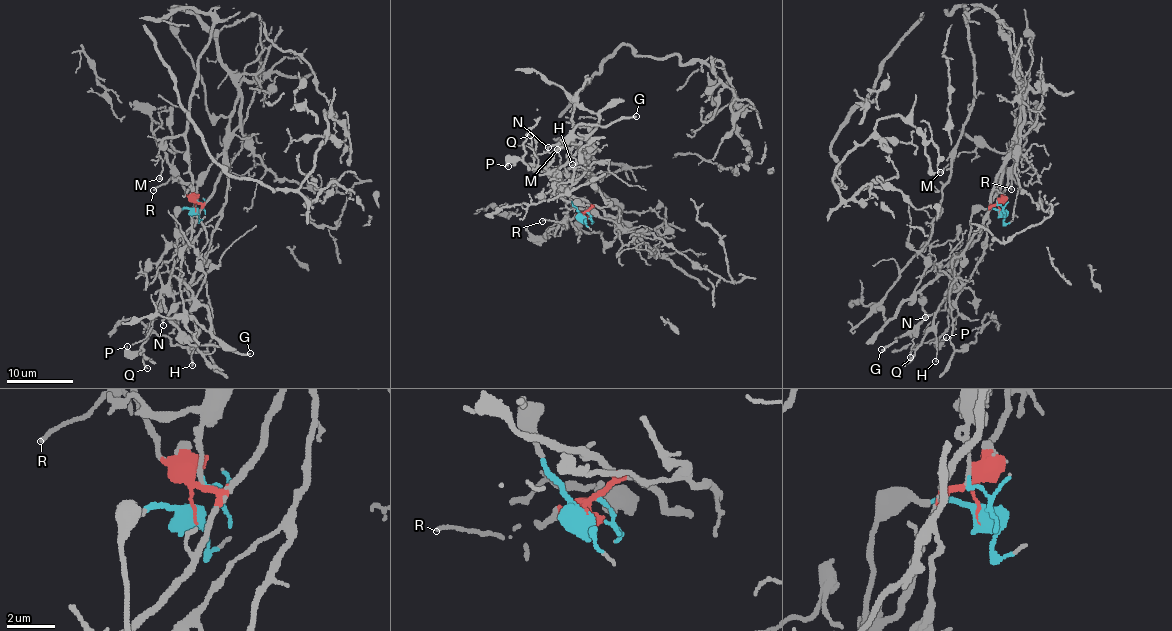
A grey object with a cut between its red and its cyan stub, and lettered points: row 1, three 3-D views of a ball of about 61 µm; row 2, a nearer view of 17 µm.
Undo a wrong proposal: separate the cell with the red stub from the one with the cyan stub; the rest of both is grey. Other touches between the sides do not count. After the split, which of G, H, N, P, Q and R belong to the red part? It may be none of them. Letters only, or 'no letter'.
G, P, Q, R

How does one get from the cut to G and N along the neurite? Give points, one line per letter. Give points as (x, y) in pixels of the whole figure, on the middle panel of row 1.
G: (583, 215), (589, 204), (571, 197), (554, 183), (545, 171), (546, 168), (579, 124), (608, 126), (635, 115)
N: (583, 215), (560, 181), (559, 169), (580, 145), (547, 147)

